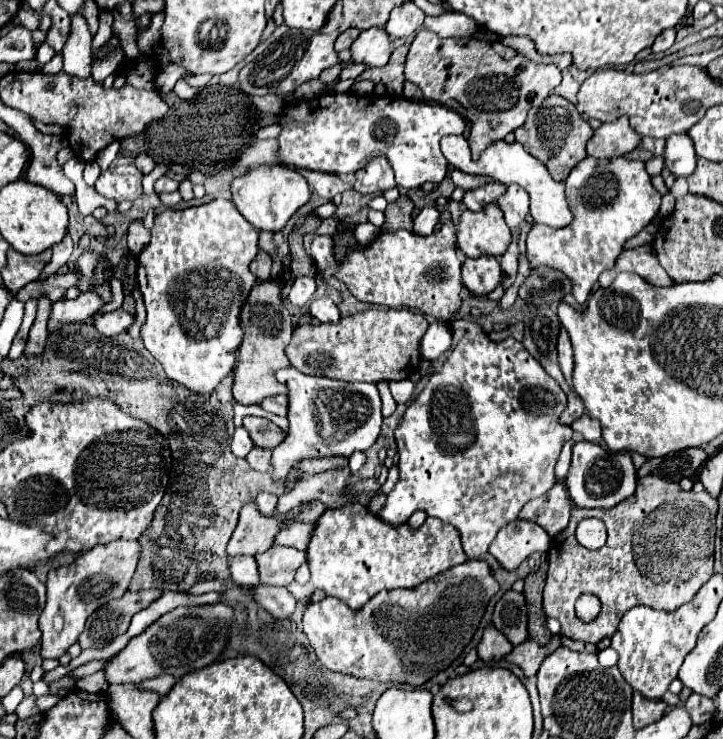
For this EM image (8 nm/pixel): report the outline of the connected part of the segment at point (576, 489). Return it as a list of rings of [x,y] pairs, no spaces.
[[[579,441],[573,445],[573,461],[565,485],[575,505],[603,507],[603,509],[615,507],[617,503],[631,497],[631,493],[635,491],[635,481],[637,481],[637,473],[629,453],[611,453],[591,441]]]

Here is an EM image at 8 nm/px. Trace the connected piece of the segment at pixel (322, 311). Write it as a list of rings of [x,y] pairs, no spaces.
[[[329,297],[313,299],[309,311],[311,311],[311,315],[313,315],[317,321],[321,321],[321,323],[337,323],[337,321],[341,319],[337,305],[335,305]]]

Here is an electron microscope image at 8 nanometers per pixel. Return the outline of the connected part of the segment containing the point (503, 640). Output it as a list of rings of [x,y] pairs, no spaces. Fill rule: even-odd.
[[[489,625],[489,627],[485,629],[483,639],[481,639],[479,647],[477,647],[479,657],[481,657],[485,663],[503,659],[507,653],[511,653],[511,649],[513,649],[513,645],[511,645],[511,643],[507,641],[507,637],[505,637],[501,631],[497,631],[493,625]]]

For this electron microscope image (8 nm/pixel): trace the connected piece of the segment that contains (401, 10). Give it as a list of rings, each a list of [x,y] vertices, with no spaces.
[[[405,3],[401,7],[395,7],[395,11],[391,11],[391,17],[389,17],[387,25],[385,25],[385,31],[391,37],[405,37],[407,33],[413,33],[417,29],[417,27],[413,27],[413,17],[417,17],[417,15],[407,11],[409,5],[413,5],[413,3]]]

